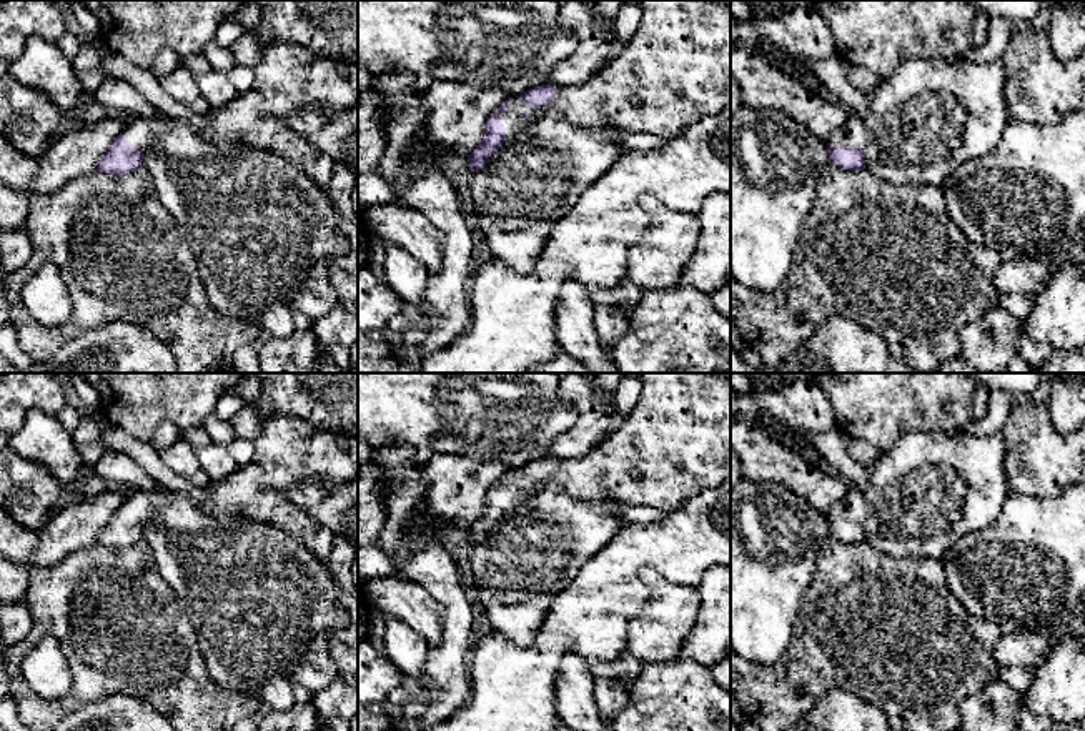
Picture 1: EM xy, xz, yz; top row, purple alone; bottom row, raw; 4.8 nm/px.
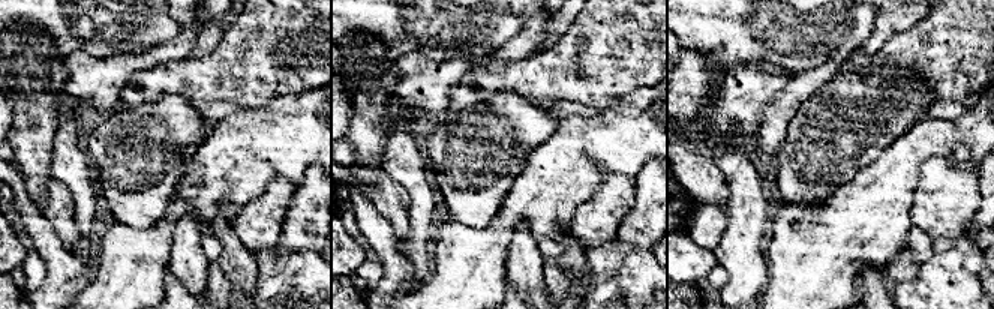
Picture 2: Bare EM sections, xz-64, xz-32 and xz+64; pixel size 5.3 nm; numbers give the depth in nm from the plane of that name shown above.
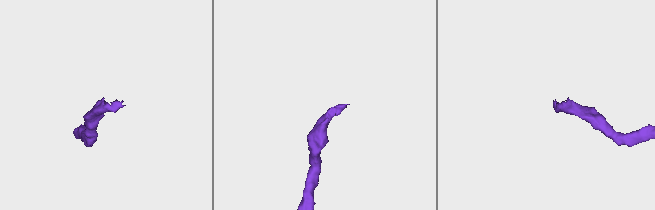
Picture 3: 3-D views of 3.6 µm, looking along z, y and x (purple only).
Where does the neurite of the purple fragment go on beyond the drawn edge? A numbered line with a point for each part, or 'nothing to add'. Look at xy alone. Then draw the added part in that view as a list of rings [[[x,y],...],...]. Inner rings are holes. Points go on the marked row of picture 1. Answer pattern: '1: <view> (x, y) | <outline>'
1: xy (142, 132) | [[[166,115],[130,117],[121,137],[133,143],[136,150],[146,150],[155,143],[175,120]]]

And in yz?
1: yz (854, 134) | [[[849,113],[845,125],[832,133],[829,143],[832,147],[864,150],[869,143],[869,138],[870,133],[864,120],[855,113]]]

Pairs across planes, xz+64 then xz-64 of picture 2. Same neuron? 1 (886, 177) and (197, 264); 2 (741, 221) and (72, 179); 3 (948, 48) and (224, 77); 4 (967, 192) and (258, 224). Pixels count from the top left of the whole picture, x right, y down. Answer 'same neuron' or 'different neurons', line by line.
1: different neurons
2: same neuron
3: same neuron
4: same neuron

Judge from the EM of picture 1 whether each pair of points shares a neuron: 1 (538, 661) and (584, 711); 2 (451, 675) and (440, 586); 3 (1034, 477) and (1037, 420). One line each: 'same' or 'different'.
1: different
2: same
3: same

